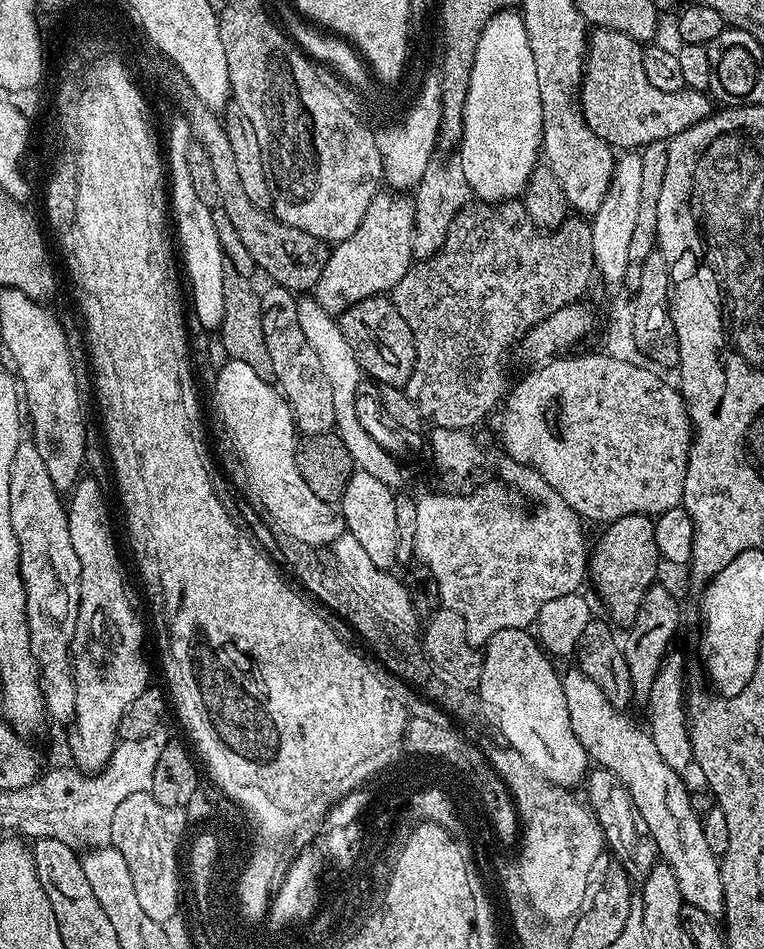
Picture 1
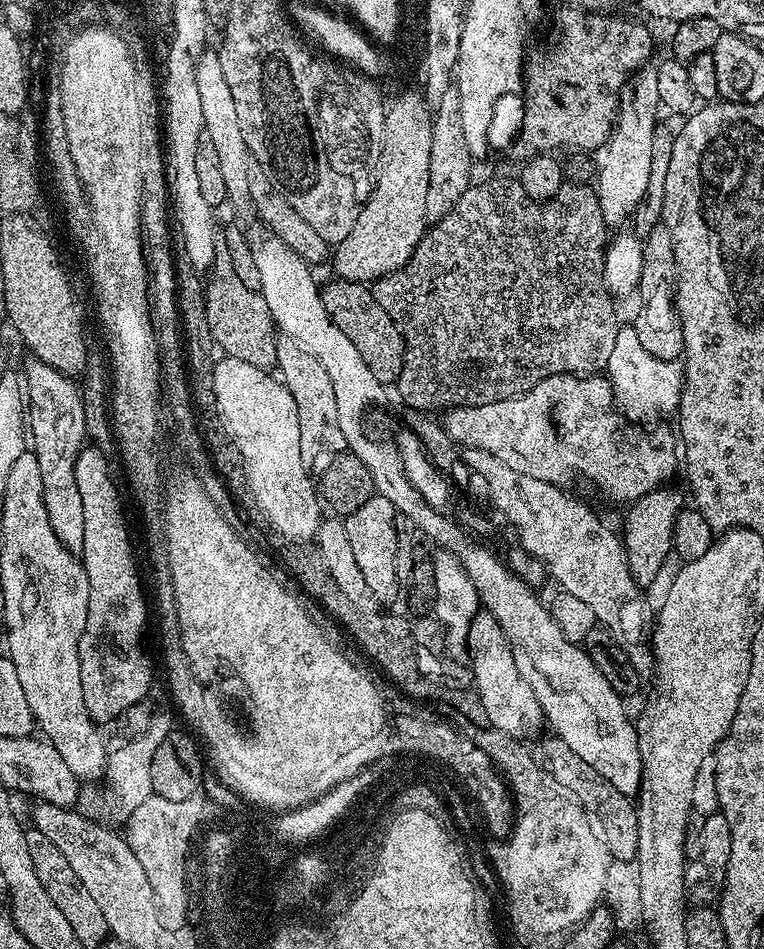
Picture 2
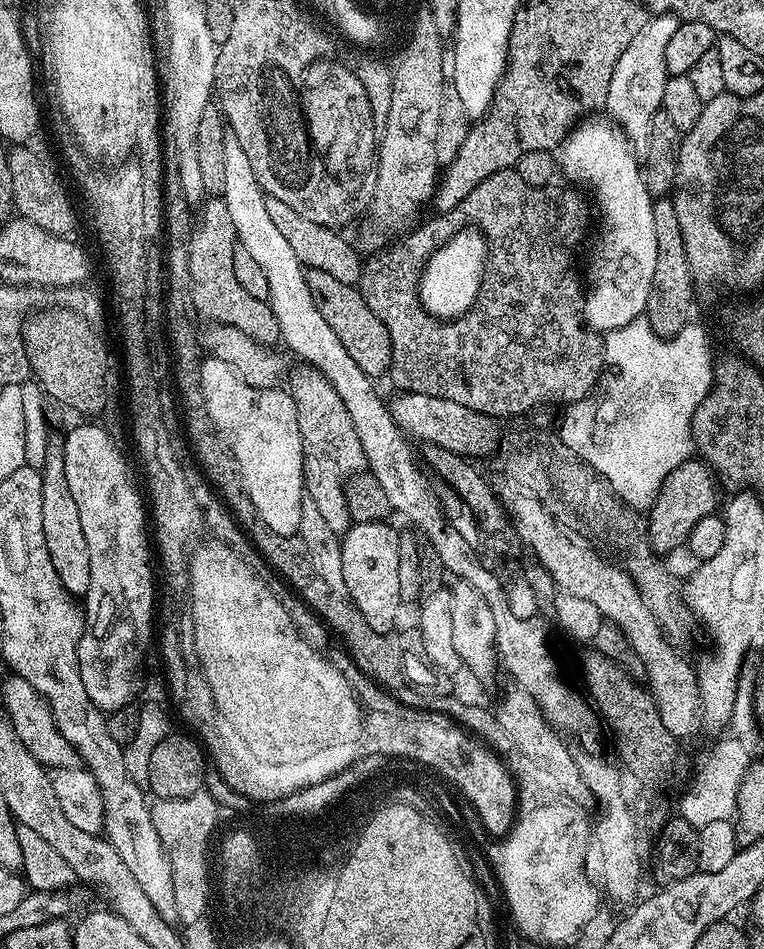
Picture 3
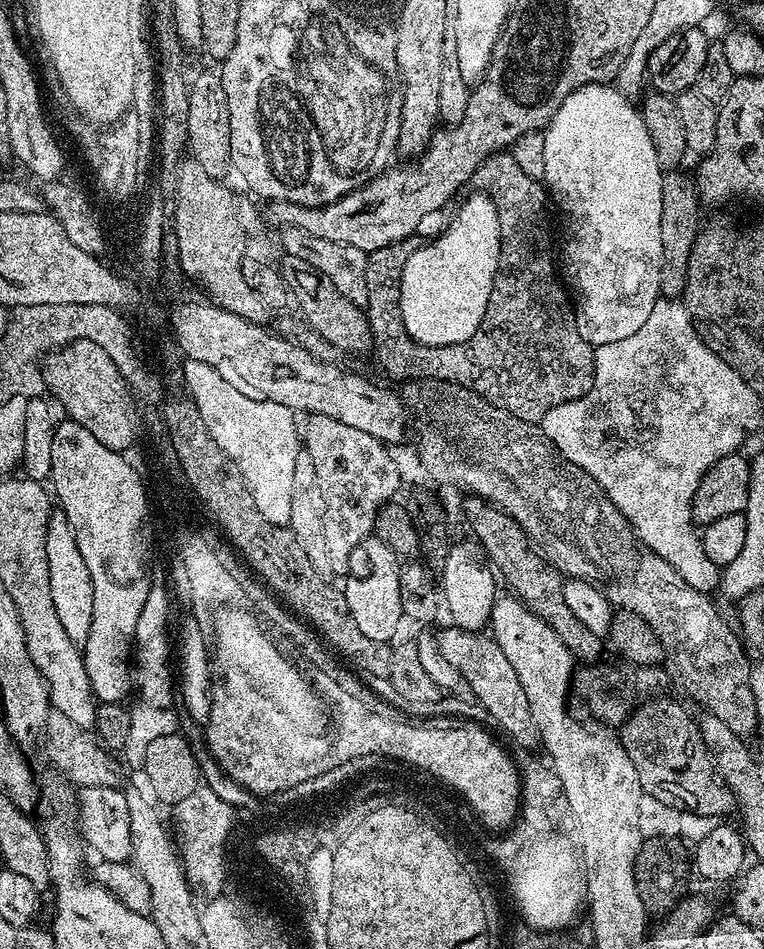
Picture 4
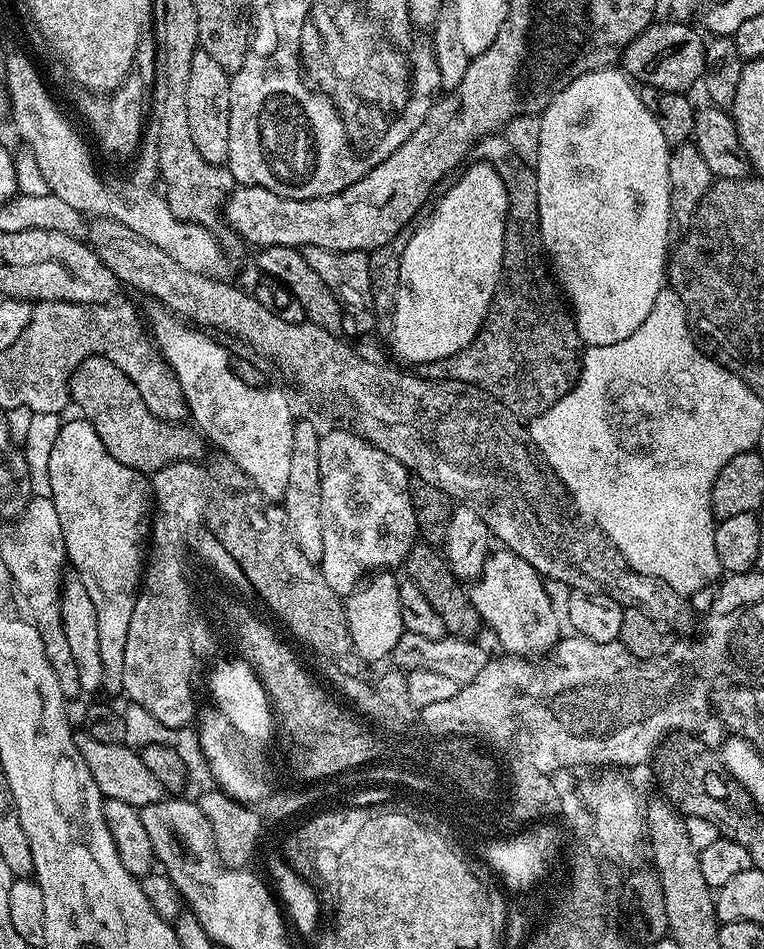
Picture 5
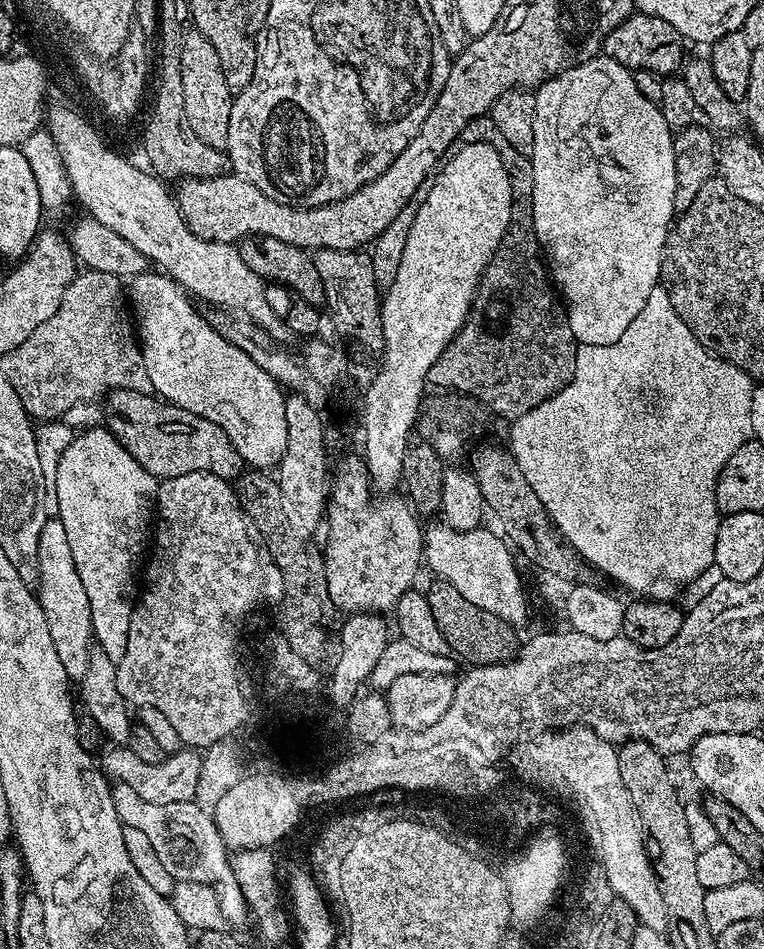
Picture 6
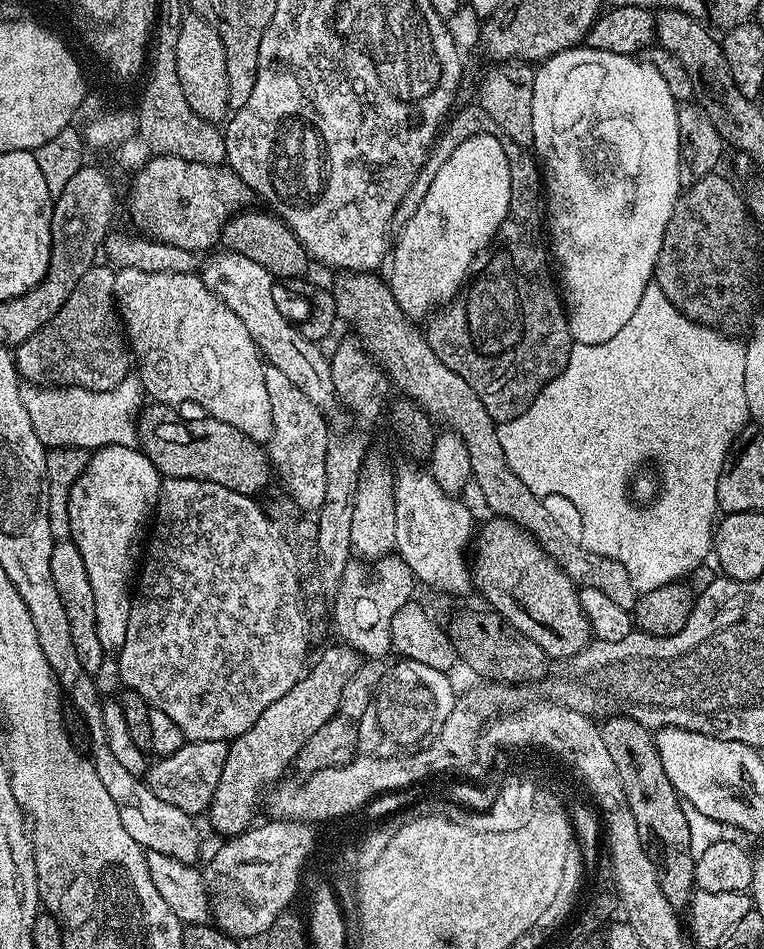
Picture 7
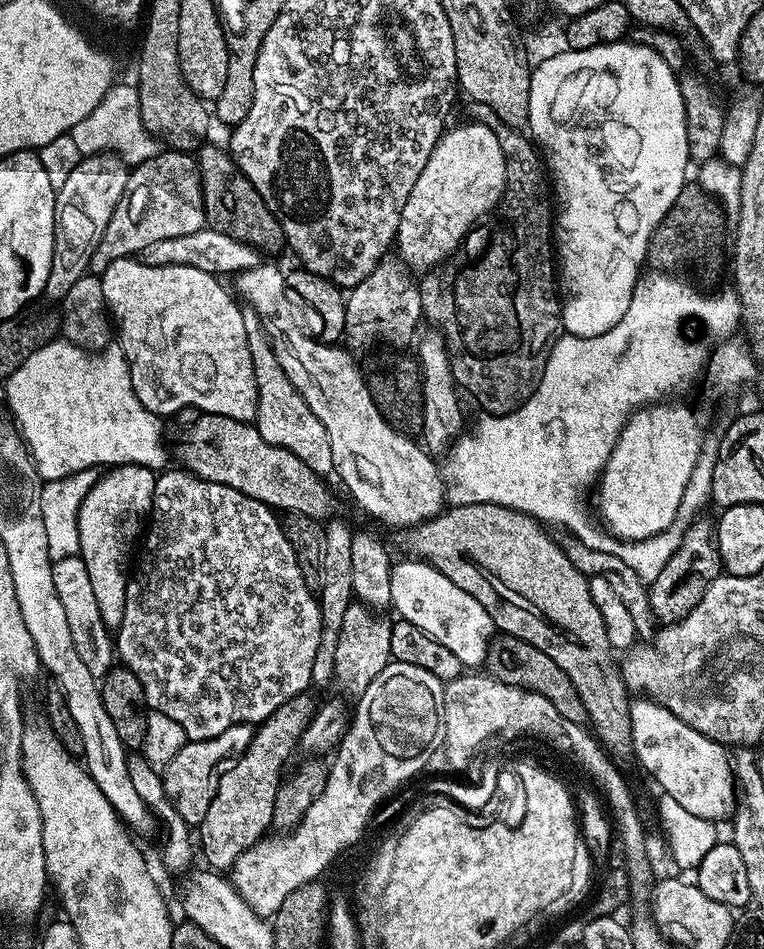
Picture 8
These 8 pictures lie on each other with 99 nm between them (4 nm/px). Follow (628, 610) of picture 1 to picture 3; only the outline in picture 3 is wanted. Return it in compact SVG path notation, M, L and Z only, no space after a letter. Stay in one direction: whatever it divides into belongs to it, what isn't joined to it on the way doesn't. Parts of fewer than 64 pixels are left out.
M699 458L682 462L682 466L668 475L656 496L656 503L646 516L648 538L653 552L665 554L679 544L680 547L687 545L690 530L694 530L696 523L717 511L716 484L718 485L718 480L712 469Z

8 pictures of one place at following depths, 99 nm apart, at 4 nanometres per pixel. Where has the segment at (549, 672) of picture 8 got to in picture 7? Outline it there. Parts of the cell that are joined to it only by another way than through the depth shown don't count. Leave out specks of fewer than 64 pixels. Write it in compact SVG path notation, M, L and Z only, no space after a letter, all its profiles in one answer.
M460 612L446 626L446 635L452 641L454 650L461 665L465 664L470 671L484 682L495 682L500 686L517 686L528 684L531 680L543 681L546 676L544 663L546 657L538 642L530 642L526 634L514 630L497 612Z

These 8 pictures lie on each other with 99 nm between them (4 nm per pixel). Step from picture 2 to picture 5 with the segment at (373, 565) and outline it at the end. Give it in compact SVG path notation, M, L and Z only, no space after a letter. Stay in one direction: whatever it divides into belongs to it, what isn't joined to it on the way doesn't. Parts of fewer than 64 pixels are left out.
M381 570L347 597L346 620L349 623L350 638L353 639L353 650L361 661L384 659L387 661L405 632L400 605L401 581L395 580L392 576L395 575L391 571Z

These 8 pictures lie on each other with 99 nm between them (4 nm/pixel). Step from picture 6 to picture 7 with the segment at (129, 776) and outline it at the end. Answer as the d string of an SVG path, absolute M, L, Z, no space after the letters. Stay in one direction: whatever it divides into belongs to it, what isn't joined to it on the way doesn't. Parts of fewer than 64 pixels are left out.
M197 740L185 742L180 749L169 756L159 757L146 773L148 788L162 802L170 802L187 816L196 818L207 813L212 804L218 778L222 778L222 766L226 762L228 744L222 740Z

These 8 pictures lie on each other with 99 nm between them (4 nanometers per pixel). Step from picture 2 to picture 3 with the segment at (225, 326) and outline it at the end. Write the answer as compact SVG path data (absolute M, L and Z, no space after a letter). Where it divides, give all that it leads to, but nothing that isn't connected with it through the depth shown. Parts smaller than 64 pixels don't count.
M205 199L199 205L190 238L190 290L194 294L196 312L201 321L234 326L234 330L242 330L242 334L254 338L254 342L275 345L280 340L280 327L274 310L267 300L253 298L234 274L237 243L234 222L224 199Z

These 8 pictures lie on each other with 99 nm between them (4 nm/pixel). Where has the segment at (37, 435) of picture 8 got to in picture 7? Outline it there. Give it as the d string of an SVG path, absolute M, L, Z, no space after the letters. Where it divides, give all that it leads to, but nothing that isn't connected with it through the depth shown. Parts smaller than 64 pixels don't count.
M130 374L118 382L118 386L101 392L67 386L24 386L20 393L26 414L30 414L30 426L34 426L34 434L38 434L45 449L137 447L136 421L146 404L146 393L139 375Z

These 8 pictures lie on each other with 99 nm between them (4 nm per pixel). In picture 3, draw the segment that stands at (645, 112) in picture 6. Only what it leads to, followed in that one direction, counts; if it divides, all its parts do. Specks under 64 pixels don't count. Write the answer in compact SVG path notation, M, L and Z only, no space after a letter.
M584 118L569 132L558 149L558 168L572 180L592 188L600 203L600 237L596 249L588 260L586 291L584 293L584 322L593 332L607 334L634 322L634 318L645 315L654 282L654 265L658 258L658 237L654 234L654 198L648 193L644 181L641 161L634 151L624 129L616 127L611 119Z

